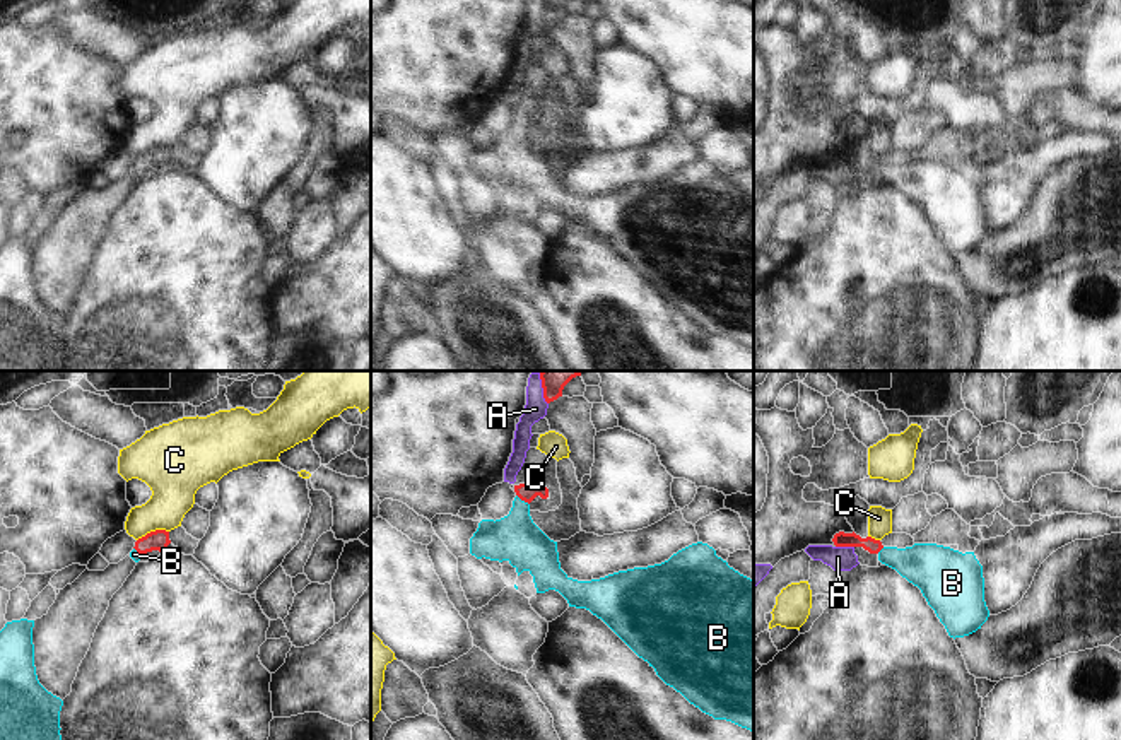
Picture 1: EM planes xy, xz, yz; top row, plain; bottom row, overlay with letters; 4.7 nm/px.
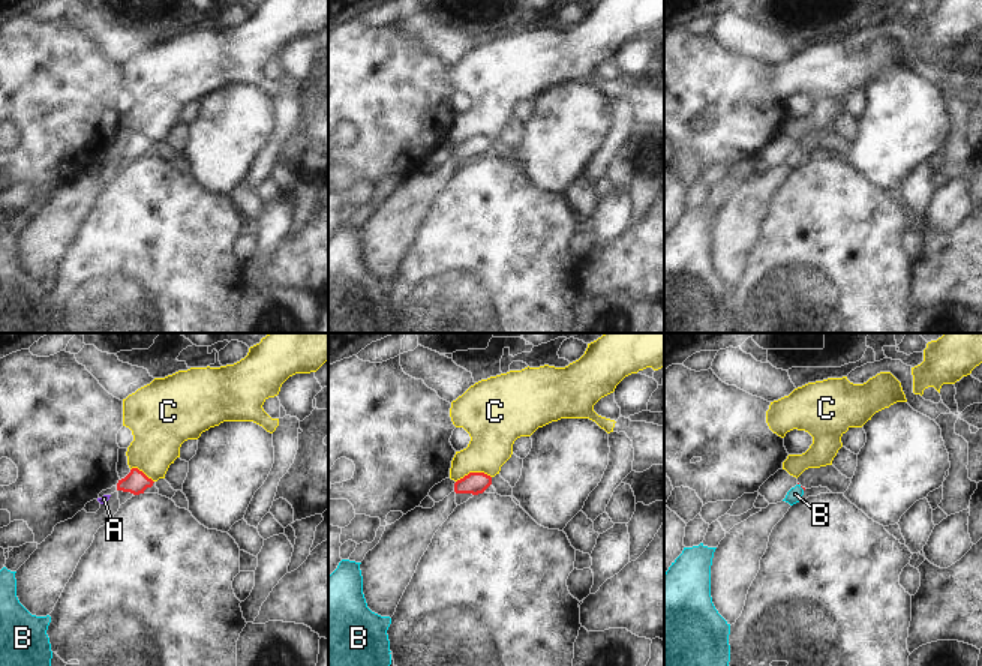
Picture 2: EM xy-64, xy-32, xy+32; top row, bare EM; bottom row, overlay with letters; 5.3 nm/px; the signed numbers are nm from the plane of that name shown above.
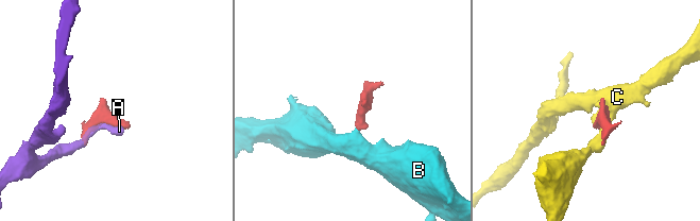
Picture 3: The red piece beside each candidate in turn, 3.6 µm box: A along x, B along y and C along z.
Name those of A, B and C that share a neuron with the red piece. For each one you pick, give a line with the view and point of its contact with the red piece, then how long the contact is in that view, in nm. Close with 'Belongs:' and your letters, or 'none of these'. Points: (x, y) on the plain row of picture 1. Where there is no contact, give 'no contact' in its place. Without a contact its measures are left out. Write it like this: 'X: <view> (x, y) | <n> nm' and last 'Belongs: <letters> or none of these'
B: xz (523, 117) | 80 nm
Belongs: B

